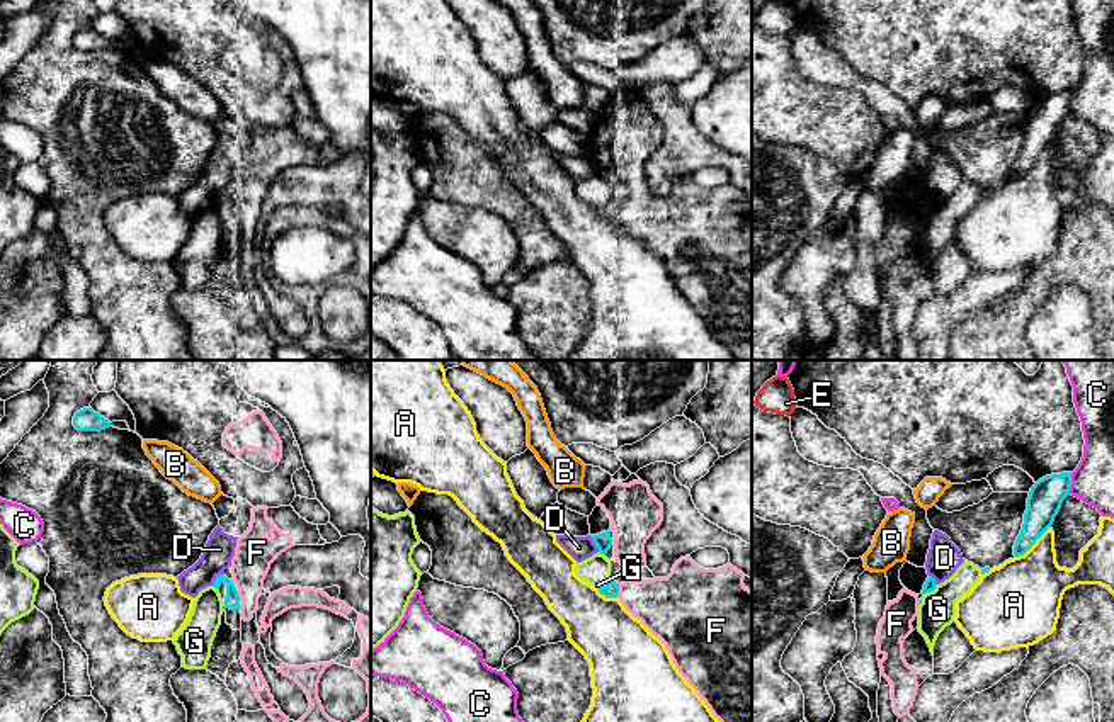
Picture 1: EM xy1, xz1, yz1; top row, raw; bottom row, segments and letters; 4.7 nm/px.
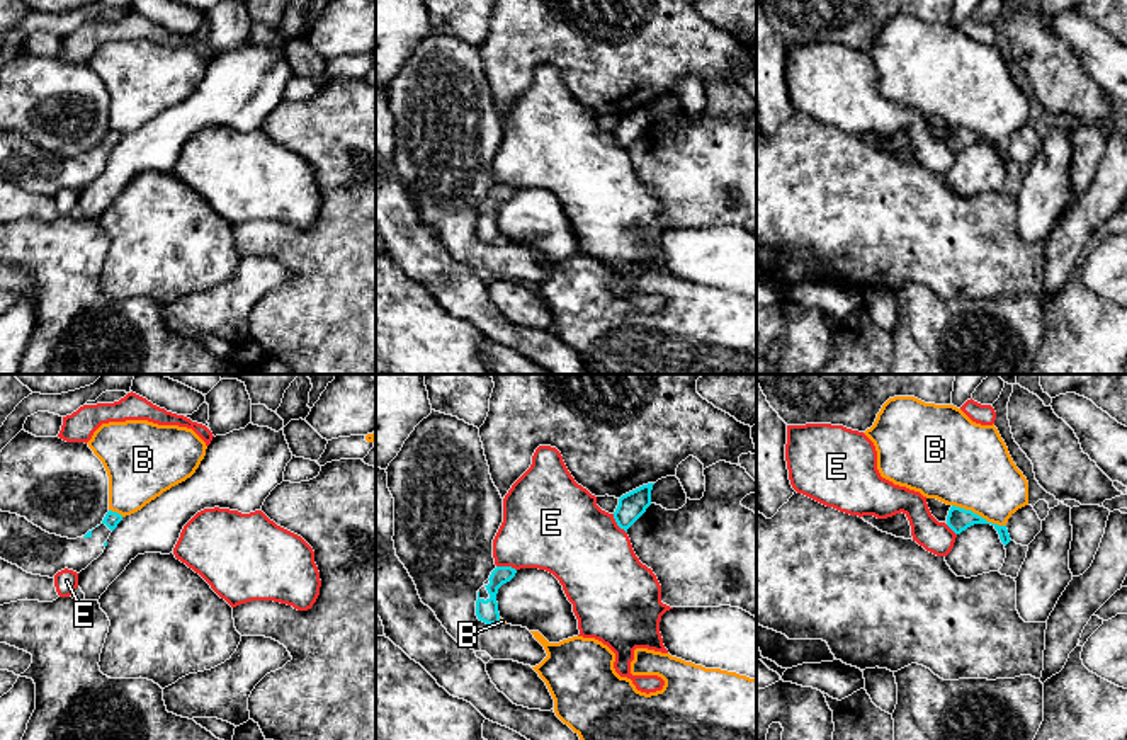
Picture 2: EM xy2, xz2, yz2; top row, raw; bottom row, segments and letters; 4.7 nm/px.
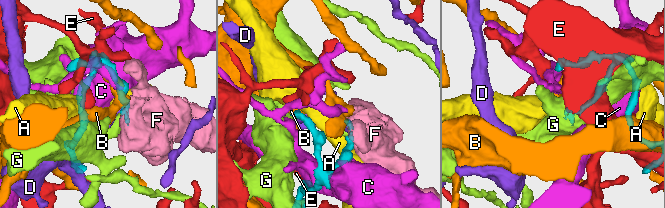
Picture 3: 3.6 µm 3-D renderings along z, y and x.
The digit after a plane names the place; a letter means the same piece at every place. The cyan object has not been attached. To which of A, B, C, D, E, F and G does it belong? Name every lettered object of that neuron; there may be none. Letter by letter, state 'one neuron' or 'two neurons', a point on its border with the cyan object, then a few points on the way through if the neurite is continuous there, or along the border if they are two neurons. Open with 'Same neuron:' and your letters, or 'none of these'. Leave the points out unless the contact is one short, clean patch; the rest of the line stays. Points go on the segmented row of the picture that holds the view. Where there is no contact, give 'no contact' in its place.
Same neuron: none of these
A: two neurons; meets cyan in yz1 at (1033, 544)
B: two neurons; meets cyan in yz2 at (979, 516)
C: two neurons; meets cyan in yz1 at (1070, 483)
D: two neurons; meets cyan in xz1 at (594, 542)
E: two neurons; meets cyan in xz2 at (617, 524)
F: two neurons; meets cyan in xz1 at (618, 592)
G: two neurons; meets cyan in yz1 at (931, 590)

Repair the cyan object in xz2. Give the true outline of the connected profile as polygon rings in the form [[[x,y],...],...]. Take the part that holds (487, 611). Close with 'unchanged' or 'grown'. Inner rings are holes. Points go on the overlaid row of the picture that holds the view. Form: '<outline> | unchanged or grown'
[[[496,566],[484,585],[478,590],[476,616],[486,624],[500,624],[500,612],[496,594],[498,589],[515,577],[517,570],[512,566]]] | grown

